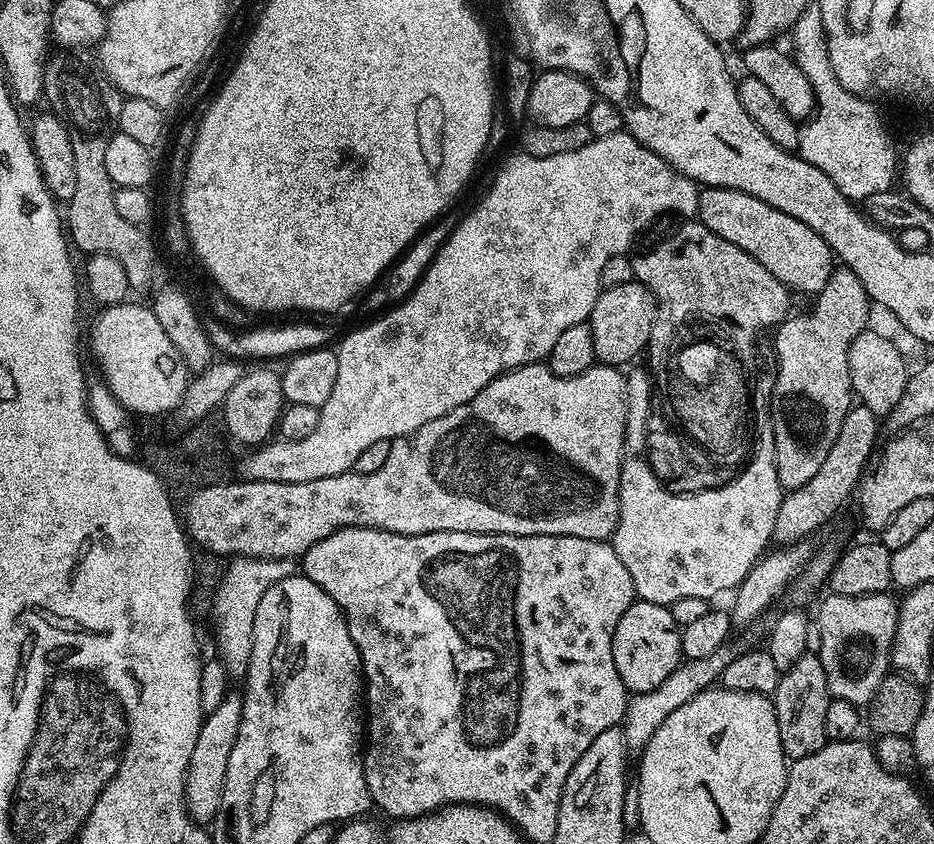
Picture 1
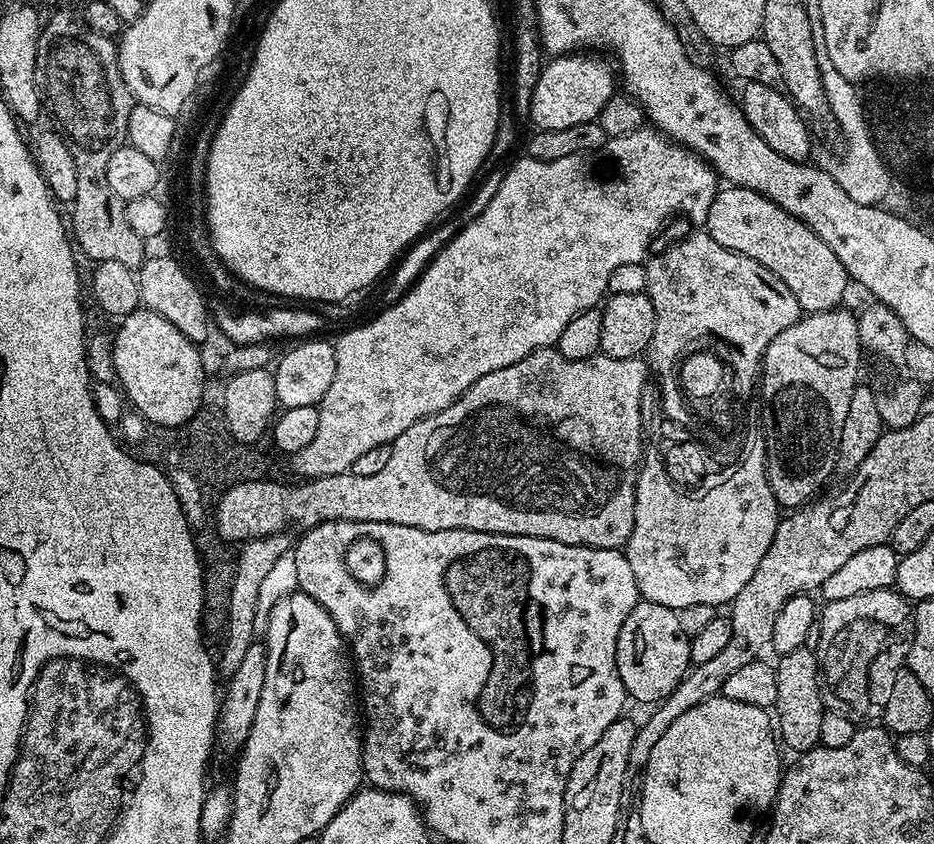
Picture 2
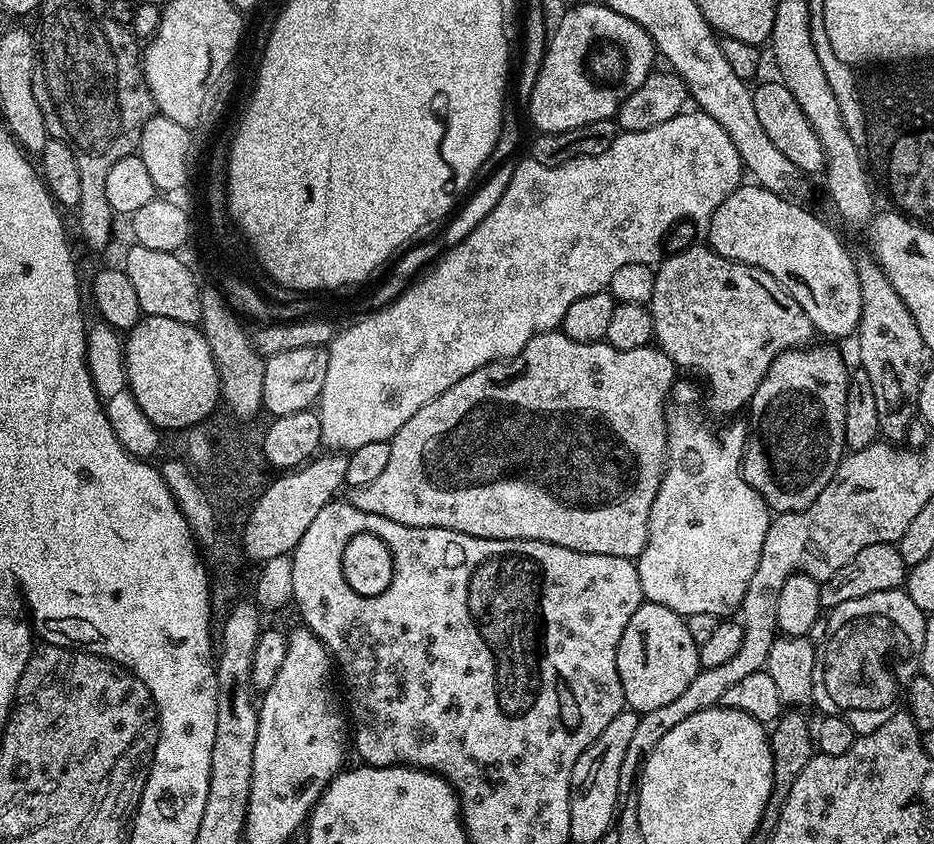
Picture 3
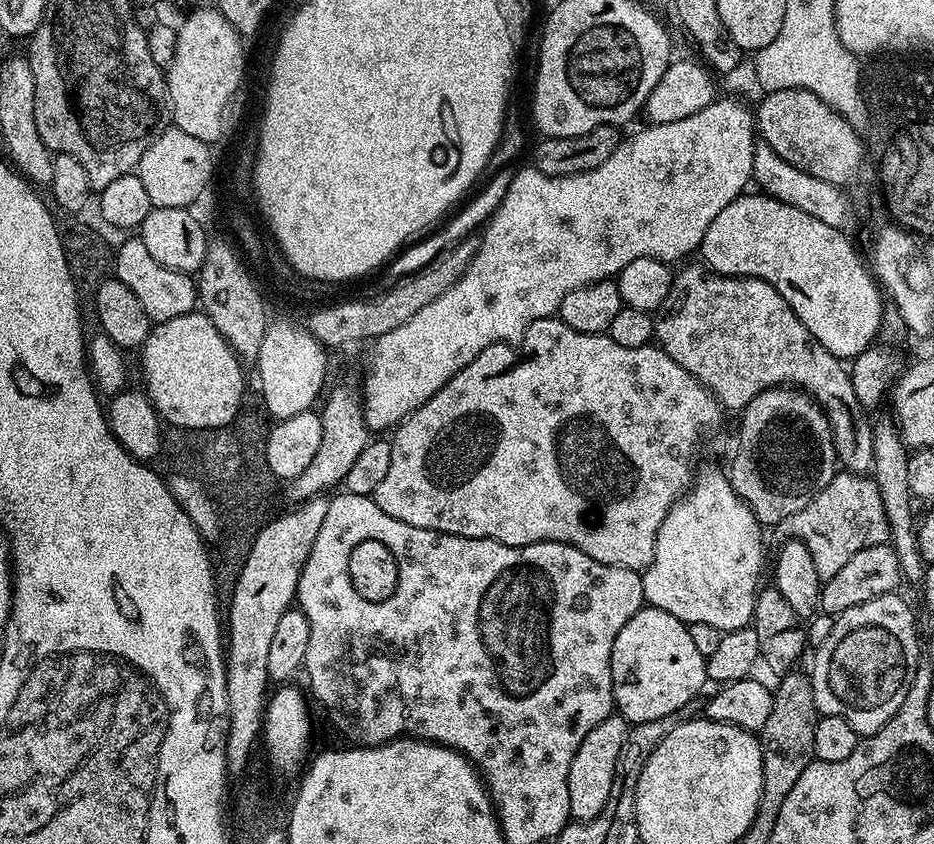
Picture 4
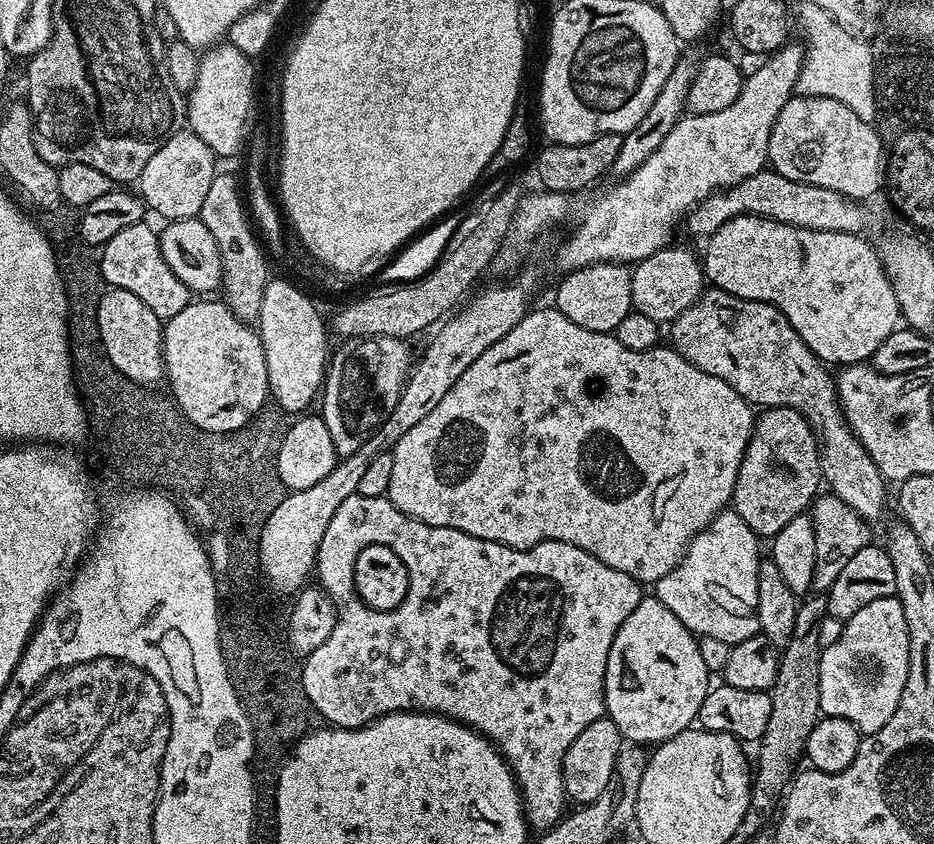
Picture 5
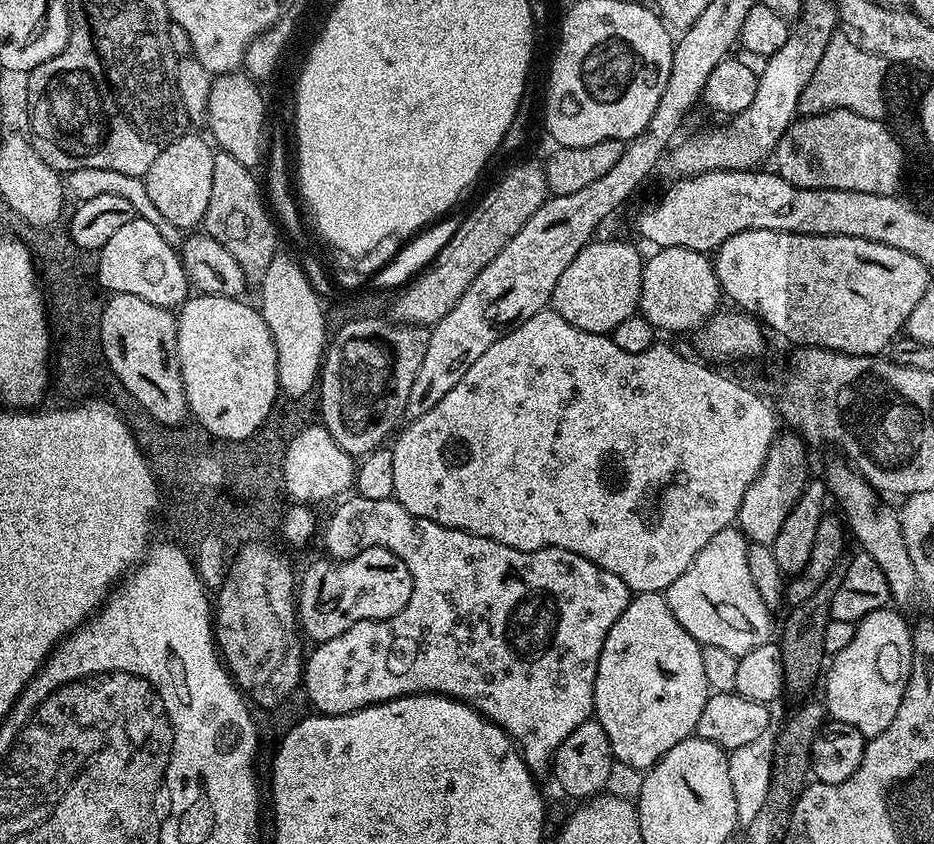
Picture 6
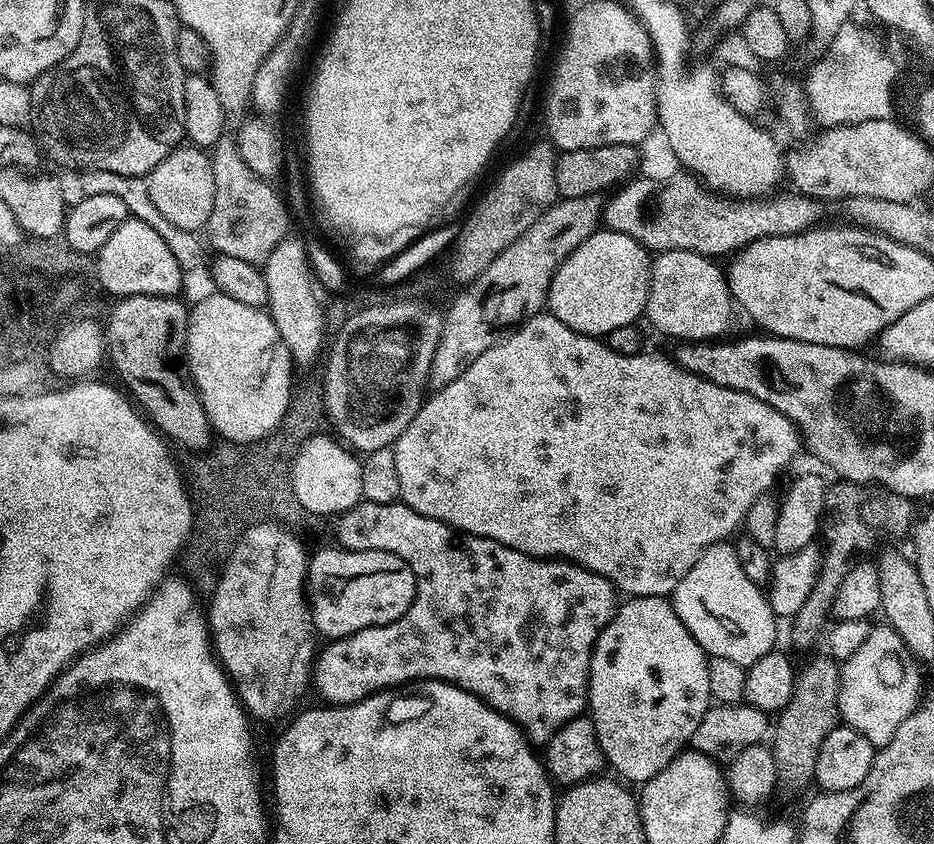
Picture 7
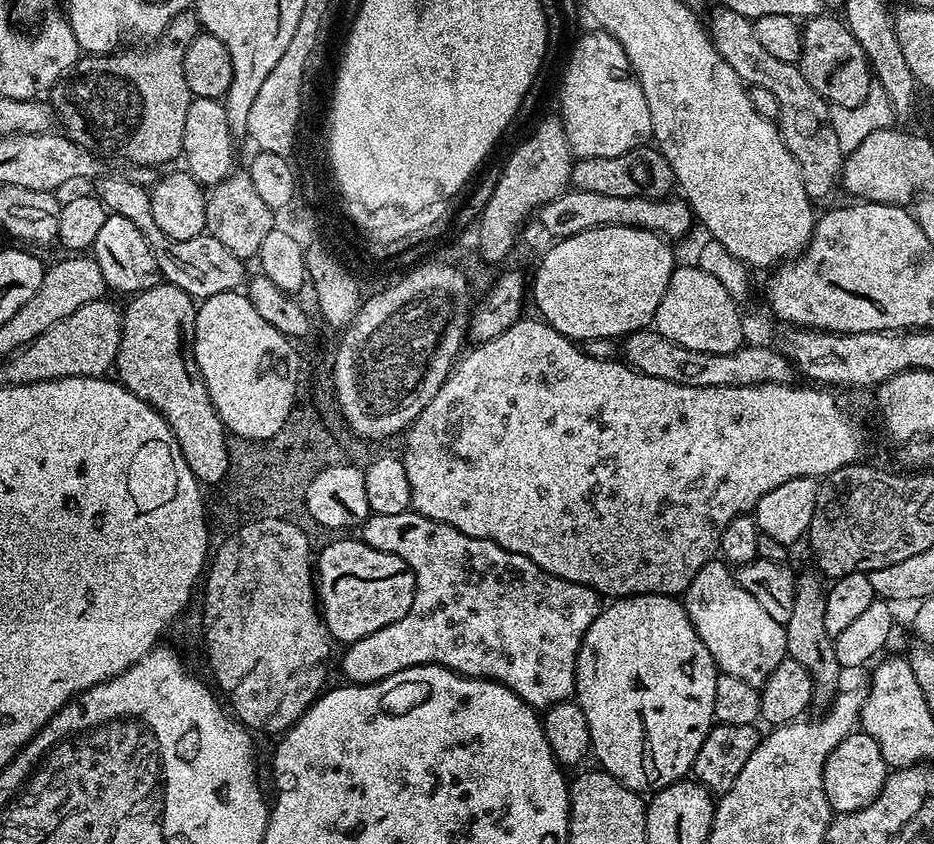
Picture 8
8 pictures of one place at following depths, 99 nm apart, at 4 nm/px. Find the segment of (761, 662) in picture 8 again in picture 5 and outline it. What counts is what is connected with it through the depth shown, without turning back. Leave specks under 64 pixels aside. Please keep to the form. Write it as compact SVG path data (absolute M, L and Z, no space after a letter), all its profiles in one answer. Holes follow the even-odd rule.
M725 510L716 515L699 534L688 543L684 556L666 574L666 578L657 580L654 595L661 600L678 619L697 637L719 638L721 642L733 645L760 632L758 622L758 578L757 568L762 559L758 538L735 510Z

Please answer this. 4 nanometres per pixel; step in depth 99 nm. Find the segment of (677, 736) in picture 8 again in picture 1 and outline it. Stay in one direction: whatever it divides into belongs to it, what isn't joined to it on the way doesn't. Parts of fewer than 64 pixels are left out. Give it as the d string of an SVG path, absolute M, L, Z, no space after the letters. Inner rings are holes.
M637 599L622 614L614 630L614 666L622 678L629 693L646 692L662 686L676 667L682 663L680 650L680 628L674 622L671 607L663 604L651 604Z

